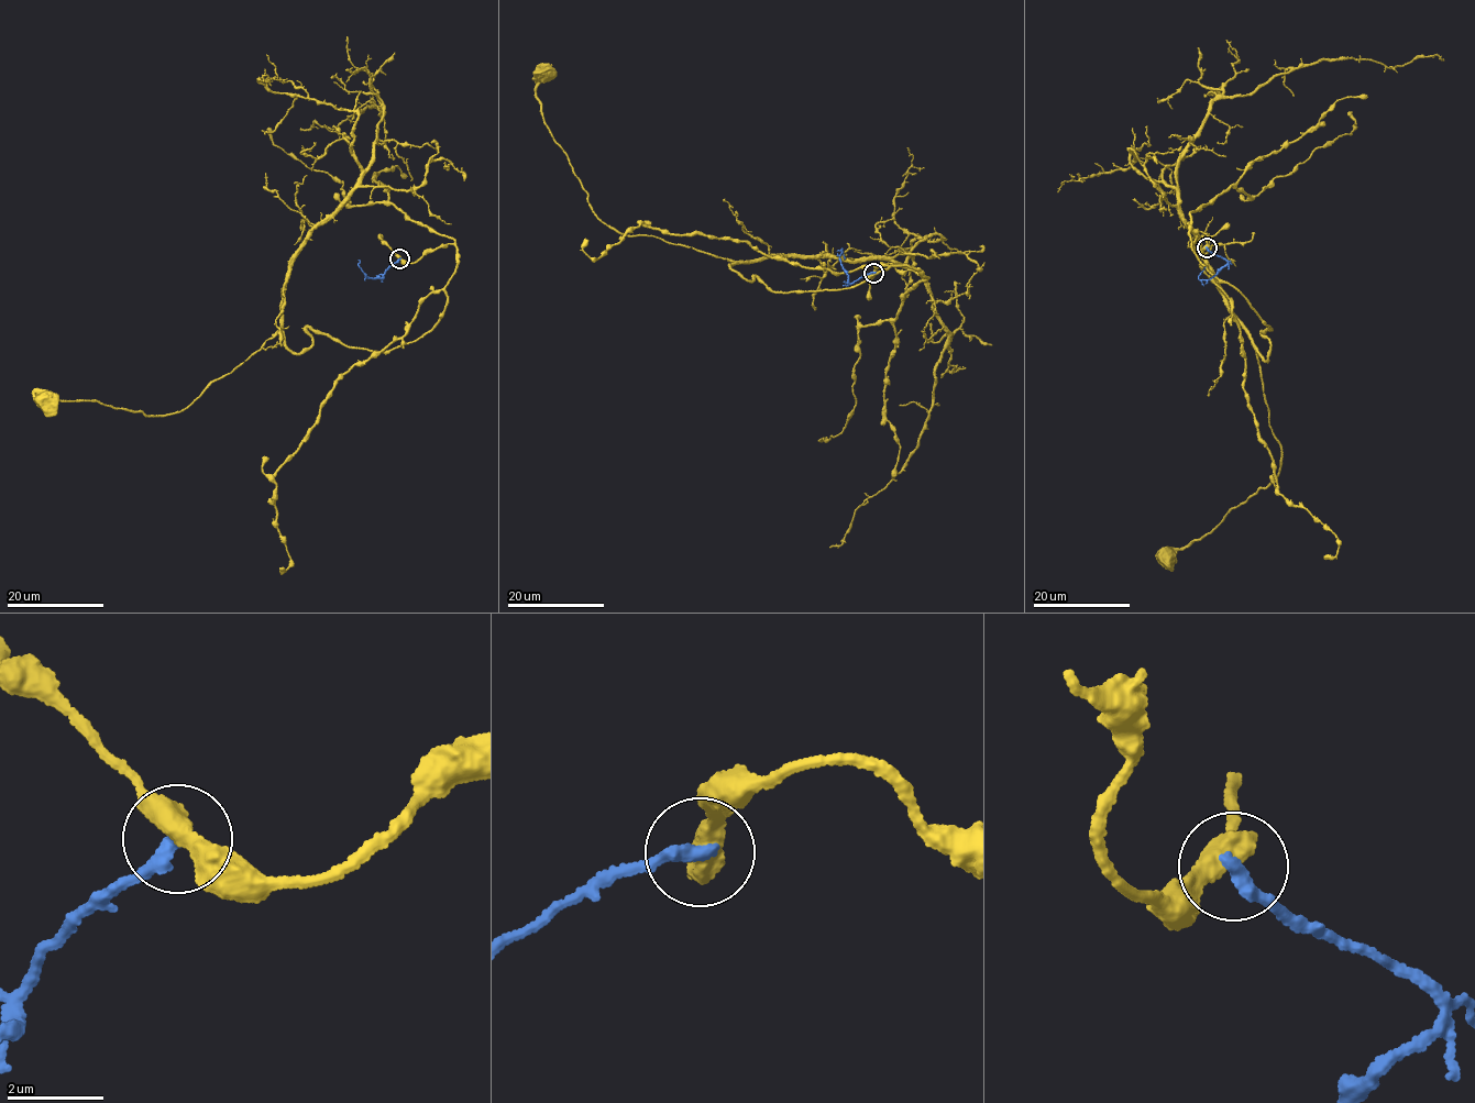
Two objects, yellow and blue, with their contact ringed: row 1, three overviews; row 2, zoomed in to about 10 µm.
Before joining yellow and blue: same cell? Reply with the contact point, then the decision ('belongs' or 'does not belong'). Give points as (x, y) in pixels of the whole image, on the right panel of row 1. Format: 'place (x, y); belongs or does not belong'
place (1207, 247); does not belong

